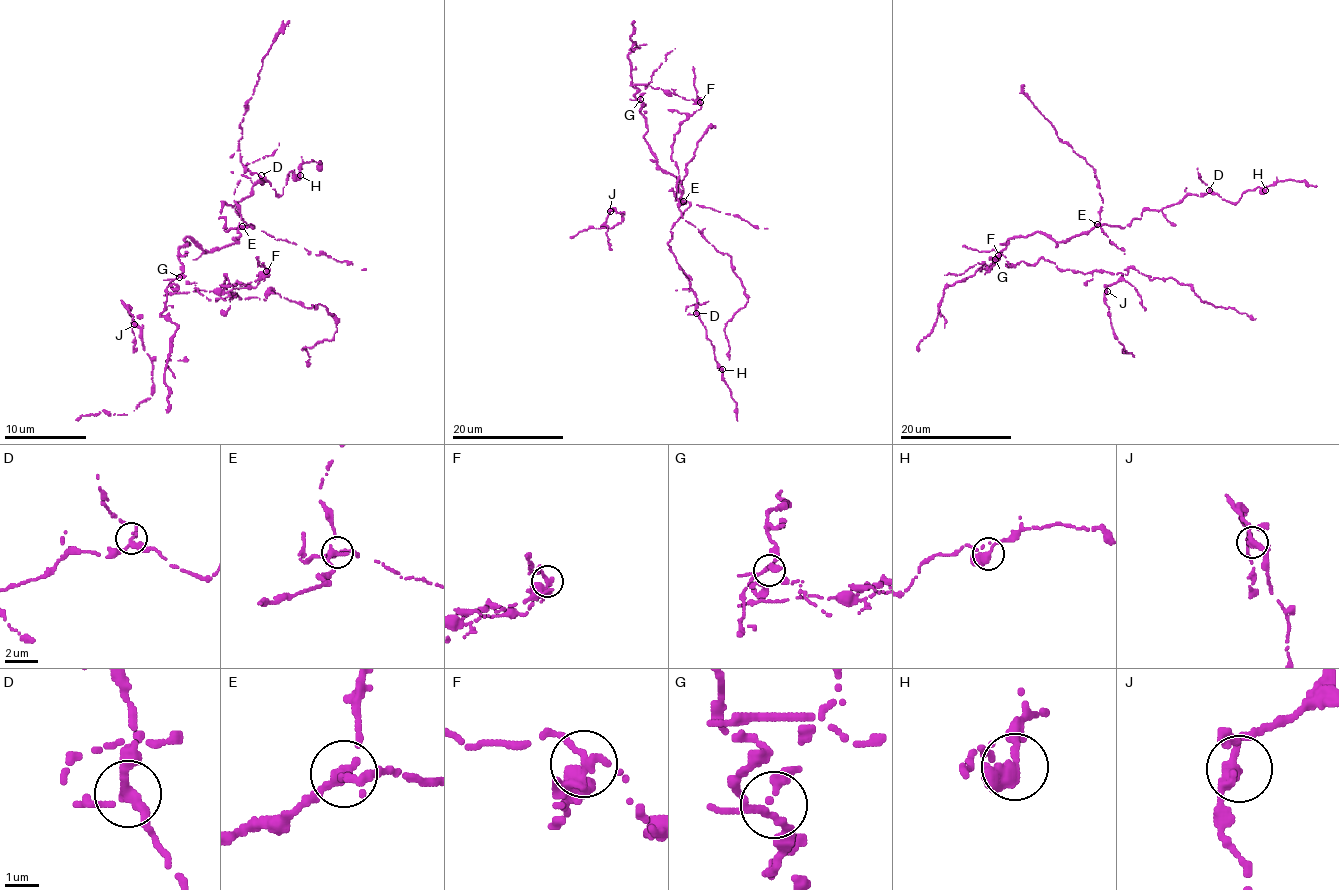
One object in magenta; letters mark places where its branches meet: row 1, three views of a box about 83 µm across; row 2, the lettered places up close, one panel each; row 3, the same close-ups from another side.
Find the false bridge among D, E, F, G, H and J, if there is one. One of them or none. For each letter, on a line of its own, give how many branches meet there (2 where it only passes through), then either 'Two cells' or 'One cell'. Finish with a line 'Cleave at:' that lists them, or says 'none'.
D: Branches: 3. One cell
E: Branches: 3. One cell
F: Branches: 4. Two cells
G: Branches: 4. One cell
H: Branches: 4. One cell
J: Branches: 3. One cell
Cleave at: F

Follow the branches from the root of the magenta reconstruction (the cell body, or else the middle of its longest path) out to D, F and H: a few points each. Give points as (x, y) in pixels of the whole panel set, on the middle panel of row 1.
D: (636, 88), (643, 138), (689, 203), (668, 246), (696, 297), (696, 313)
F: (636, 88), (632, 85), (647, 85), (700, 103)
H: (636, 88), (643, 138), (689, 203), (668, 246), (722, 369)

